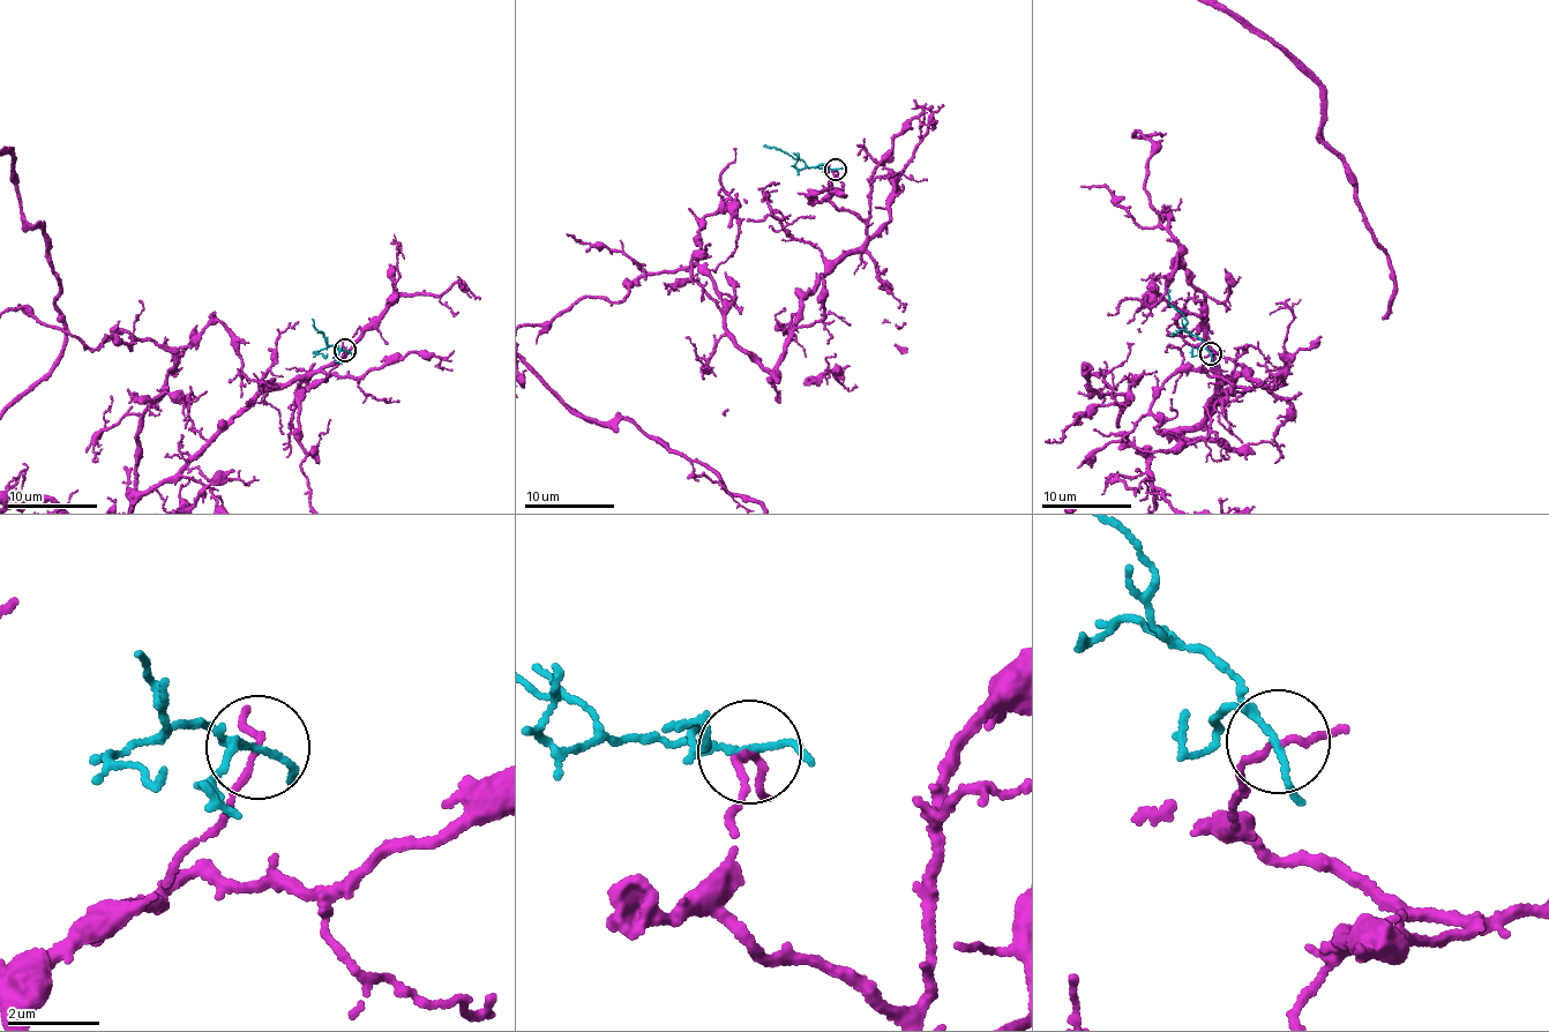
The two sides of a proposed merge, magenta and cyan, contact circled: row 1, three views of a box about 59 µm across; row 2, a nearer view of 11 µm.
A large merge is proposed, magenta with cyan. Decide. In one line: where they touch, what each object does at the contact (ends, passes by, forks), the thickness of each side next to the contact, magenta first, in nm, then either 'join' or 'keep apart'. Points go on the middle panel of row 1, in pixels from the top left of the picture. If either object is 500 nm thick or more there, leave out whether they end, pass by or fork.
at (835, 170); magenta passes by; cyan passes by; 130 nm thick on the magenta side, 120 nm on the other; keep apart

